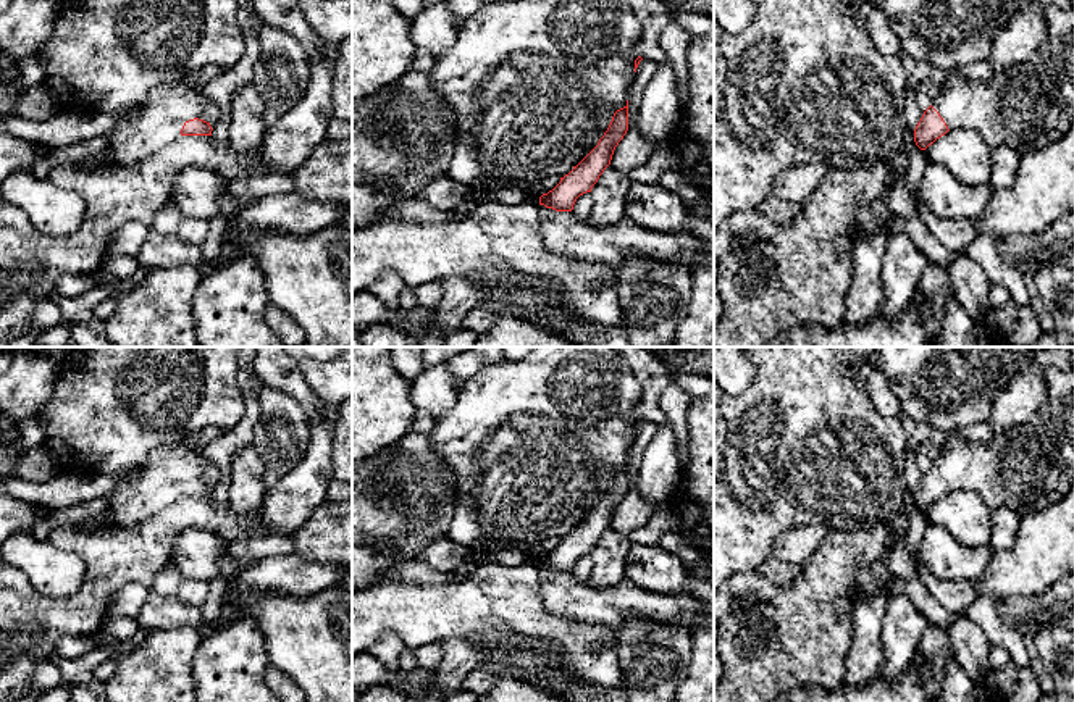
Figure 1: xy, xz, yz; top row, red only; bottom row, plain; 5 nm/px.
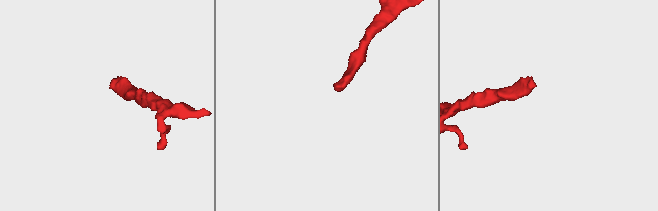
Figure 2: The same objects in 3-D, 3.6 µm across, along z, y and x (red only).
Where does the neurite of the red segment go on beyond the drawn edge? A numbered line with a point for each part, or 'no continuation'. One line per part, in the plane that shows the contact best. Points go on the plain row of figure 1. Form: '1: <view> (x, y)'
1: xy (167, 470)

